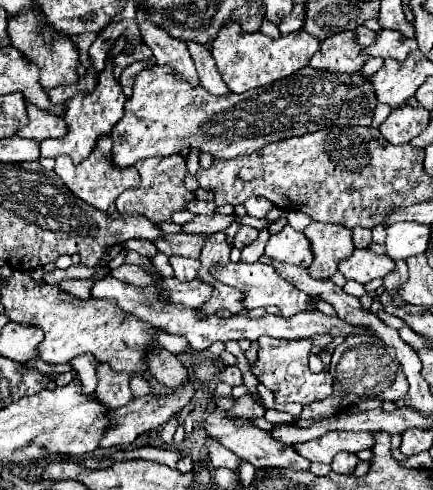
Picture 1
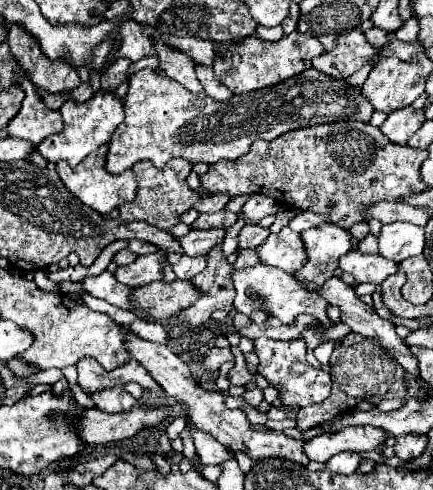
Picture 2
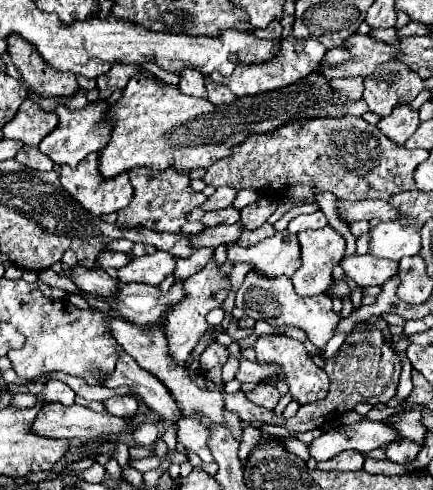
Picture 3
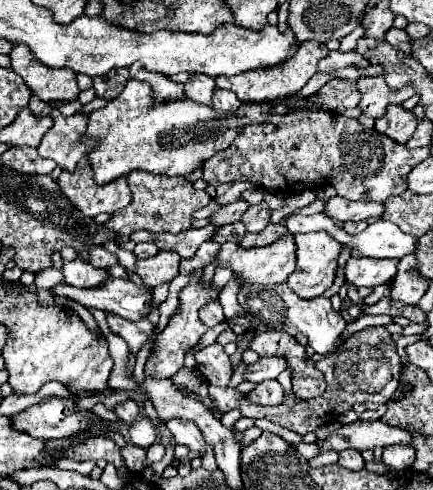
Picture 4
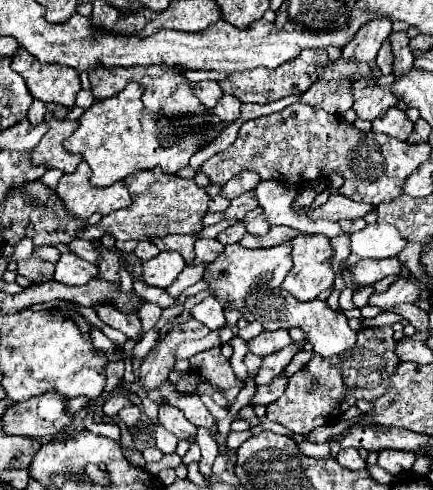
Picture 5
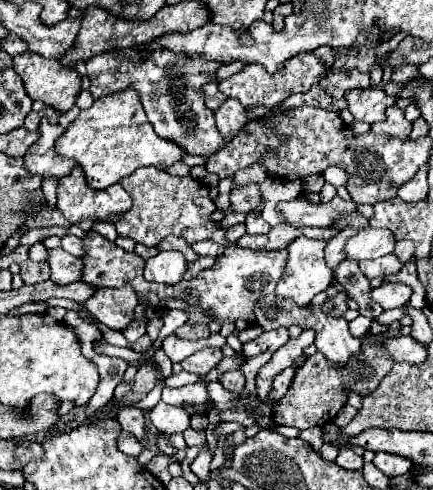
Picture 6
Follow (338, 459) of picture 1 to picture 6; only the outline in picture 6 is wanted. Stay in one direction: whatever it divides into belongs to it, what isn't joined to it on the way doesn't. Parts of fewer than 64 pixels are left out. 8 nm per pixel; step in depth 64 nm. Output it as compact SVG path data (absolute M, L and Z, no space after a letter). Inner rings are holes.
M340 446L336 464L342 466L342 468L346 468L346 470L362 470L364 458L358 456L358 454L354 454L354 452L350 450L350 446Z

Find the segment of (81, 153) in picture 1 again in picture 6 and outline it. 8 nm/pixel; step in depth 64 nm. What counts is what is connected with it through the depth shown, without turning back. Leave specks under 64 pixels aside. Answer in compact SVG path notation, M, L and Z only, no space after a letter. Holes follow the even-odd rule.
M46 118L38 126L40 138L24 154L24 168L40 178L64 178L72 168L72 160L64 160L54 152L54 140L64 132L62 126L50 124Z

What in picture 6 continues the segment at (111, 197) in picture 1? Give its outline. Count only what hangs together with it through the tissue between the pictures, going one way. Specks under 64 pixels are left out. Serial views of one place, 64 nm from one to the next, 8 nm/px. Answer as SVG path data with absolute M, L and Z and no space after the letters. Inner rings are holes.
M78 166L58 184L58 210L70 224L80 224L82 220L108 220L128 212L128 208L132 208L132 198L120 184L92 192Z

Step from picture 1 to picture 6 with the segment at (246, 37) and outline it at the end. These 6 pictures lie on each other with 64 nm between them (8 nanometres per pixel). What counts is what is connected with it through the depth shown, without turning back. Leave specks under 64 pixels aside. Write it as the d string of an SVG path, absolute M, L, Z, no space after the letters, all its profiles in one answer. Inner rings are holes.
M304 52L304 54L298 54L298 56L290 58L290 60L286 60L284 64L280 64L280 68L274 74L268 74L262 68L262 64L248 64L248 66L244 66L242 72L222 80L218 84L218 88L228 98L240 100L240 104L244 108L256 108L256 106L272 108L272 106L280 104L282 100L286 100L288 96L292 96L296 92L308 92L310 86L320 82L320 76L324 74L324 70L326 70L326 64L322 64L312 52Z

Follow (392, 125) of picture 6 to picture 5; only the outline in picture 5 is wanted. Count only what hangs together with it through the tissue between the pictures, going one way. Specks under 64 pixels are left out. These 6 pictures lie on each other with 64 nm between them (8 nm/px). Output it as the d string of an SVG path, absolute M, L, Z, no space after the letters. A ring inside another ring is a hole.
M388 108L384 118L372 122L372 132L384 132L400 140L408 140L414 124L406 118L406 114L400 108Z

